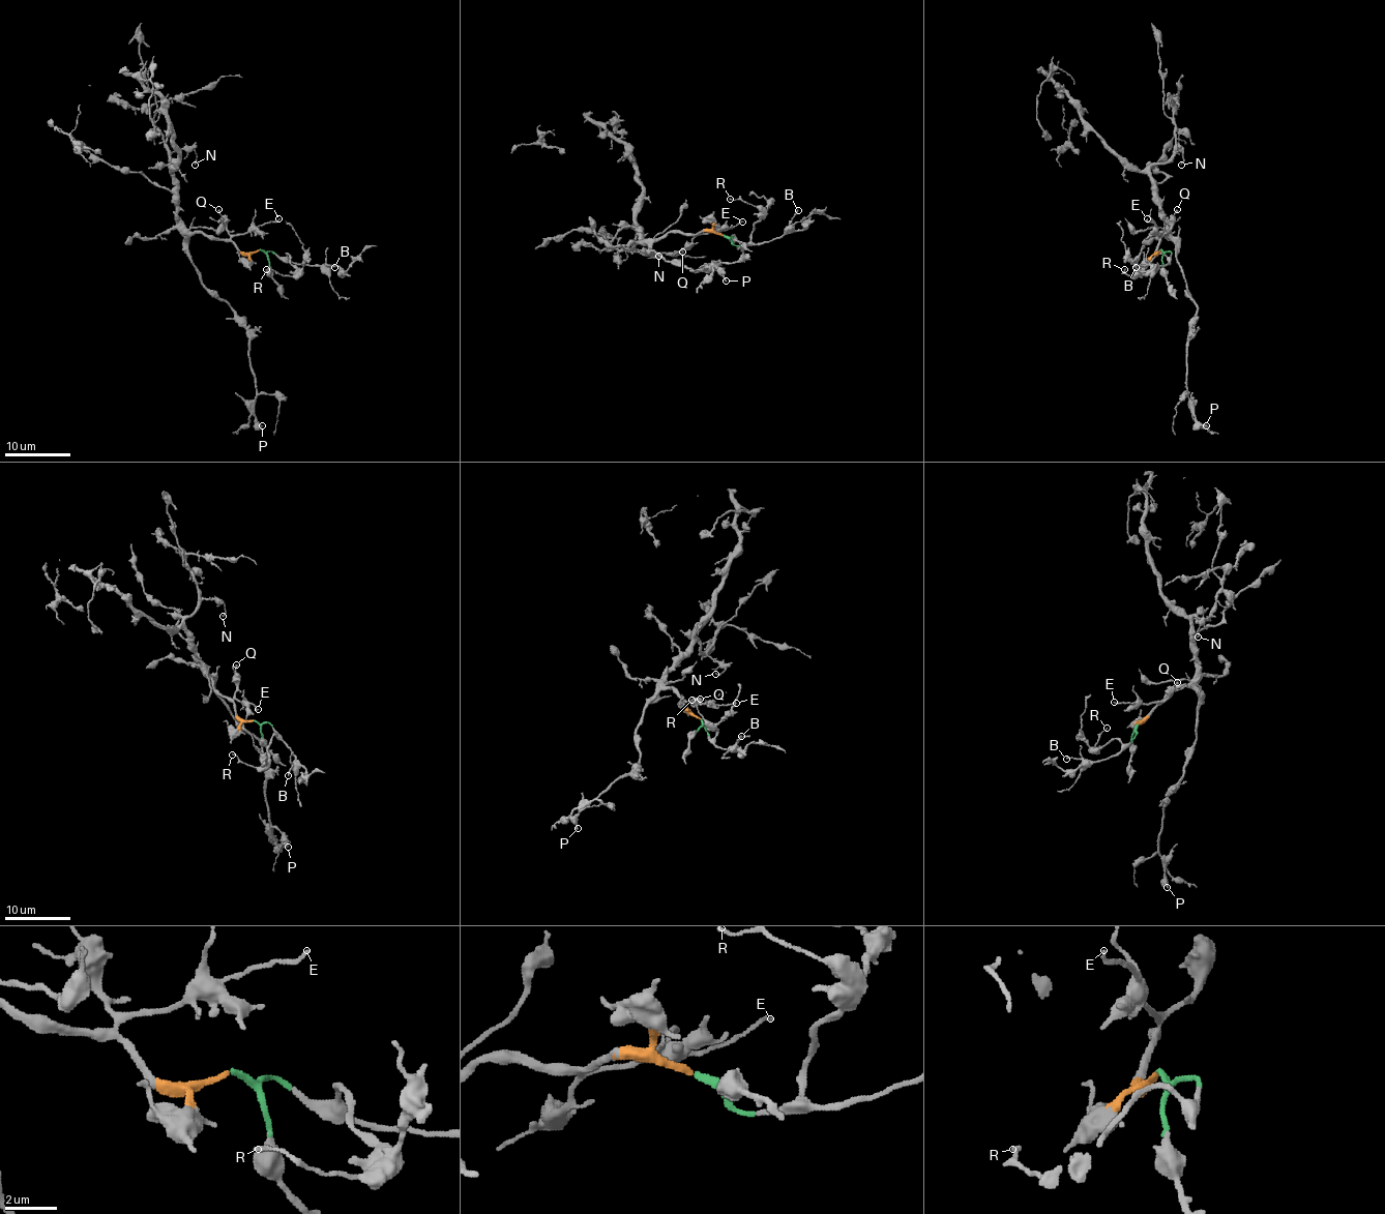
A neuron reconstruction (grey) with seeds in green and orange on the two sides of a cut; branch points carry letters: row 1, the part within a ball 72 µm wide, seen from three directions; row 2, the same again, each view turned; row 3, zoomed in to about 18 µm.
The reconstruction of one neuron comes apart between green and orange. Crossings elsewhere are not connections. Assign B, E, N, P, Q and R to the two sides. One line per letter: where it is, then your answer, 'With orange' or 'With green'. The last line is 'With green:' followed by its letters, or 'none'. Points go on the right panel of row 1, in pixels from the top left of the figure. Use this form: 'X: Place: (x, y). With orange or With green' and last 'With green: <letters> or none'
B: Place: (1136, 267). With green
E: Place: (1147, 218). With orange
N: Place: (1181, 165). With orange
P: Place: (1206, 425). With orange
Q: Place: (1177, 209). With orange
R: Place: (1124, 269). With green
With green: B, R

